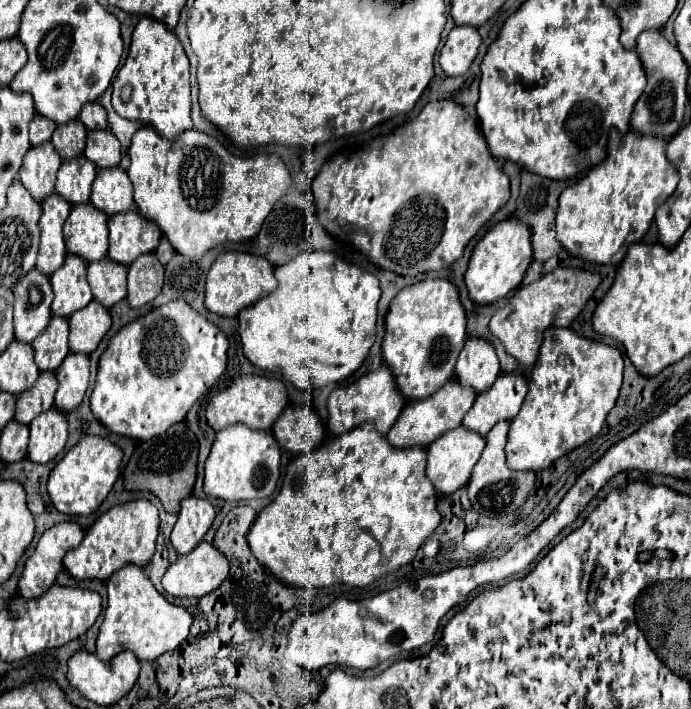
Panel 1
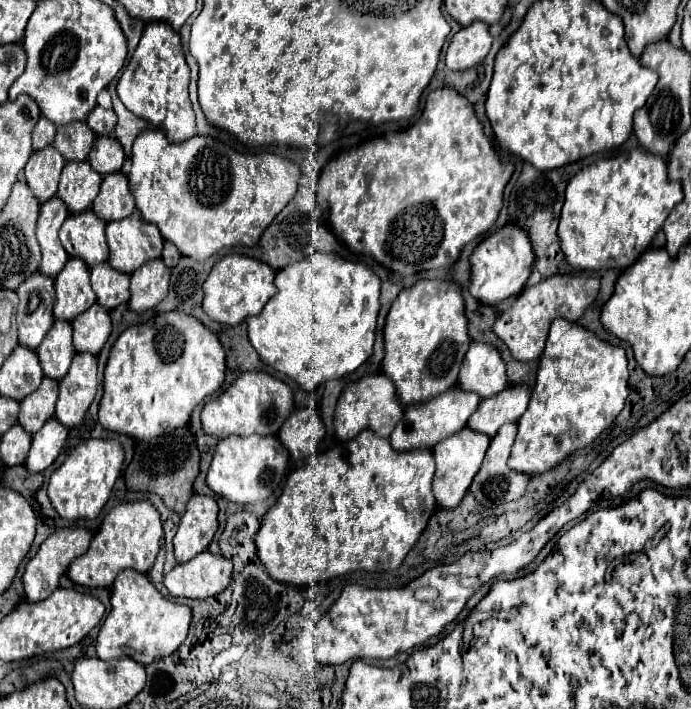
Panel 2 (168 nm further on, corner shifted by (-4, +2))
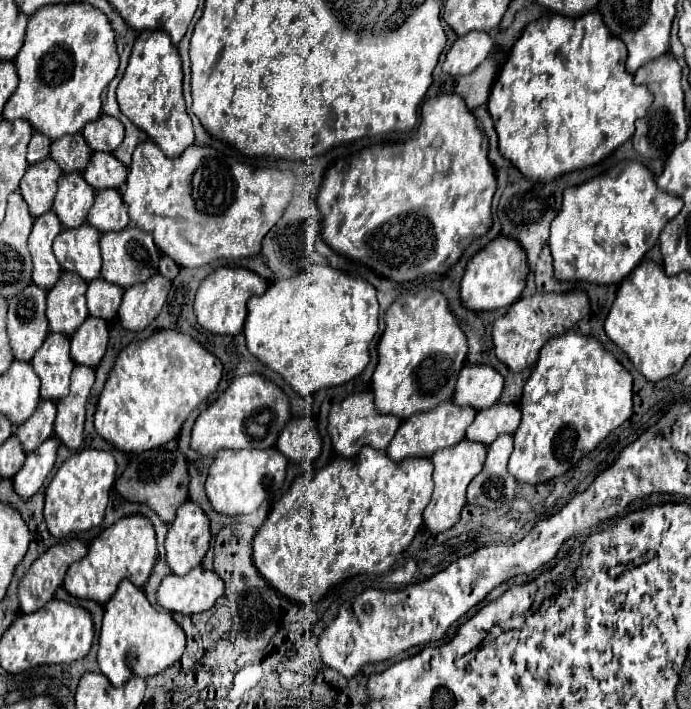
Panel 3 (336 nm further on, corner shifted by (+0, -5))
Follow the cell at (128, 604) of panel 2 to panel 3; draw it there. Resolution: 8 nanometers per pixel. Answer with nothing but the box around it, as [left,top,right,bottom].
[99,580,185,686]

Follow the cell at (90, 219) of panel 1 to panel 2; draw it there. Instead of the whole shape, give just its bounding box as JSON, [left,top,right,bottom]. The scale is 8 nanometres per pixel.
[59,209,107,267]

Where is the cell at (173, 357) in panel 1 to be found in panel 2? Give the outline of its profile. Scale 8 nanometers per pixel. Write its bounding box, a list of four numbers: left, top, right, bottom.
[99,311,225,441]

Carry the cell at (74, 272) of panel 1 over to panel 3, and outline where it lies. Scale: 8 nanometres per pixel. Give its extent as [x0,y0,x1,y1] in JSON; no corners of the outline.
[47,272,89,336]

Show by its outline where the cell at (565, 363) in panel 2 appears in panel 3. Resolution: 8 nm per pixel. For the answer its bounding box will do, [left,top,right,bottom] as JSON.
[509,332,633,484]

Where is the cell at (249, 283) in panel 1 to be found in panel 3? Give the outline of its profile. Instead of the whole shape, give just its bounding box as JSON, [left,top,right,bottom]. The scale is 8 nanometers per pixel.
[195,268,269,336]

